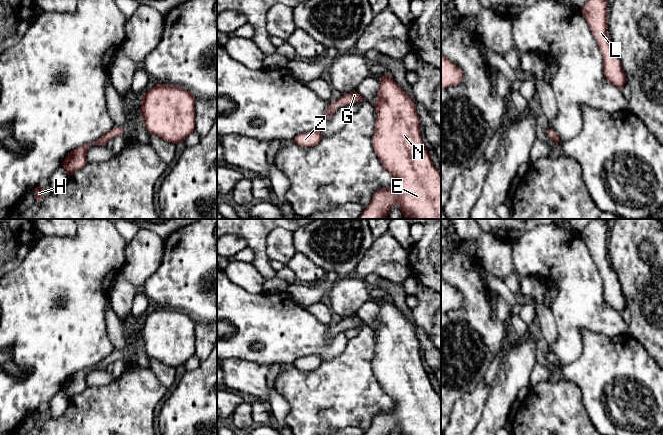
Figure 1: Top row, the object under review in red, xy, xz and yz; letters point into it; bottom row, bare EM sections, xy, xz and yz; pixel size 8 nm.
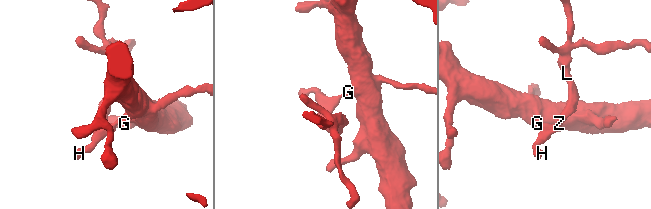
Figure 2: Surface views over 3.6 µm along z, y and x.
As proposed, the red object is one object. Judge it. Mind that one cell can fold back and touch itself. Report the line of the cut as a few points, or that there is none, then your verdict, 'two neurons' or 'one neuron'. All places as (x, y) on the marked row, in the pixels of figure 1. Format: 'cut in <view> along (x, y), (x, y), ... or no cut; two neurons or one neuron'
no cut; one neuron

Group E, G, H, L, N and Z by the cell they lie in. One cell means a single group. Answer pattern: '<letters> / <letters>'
E G H L N Z

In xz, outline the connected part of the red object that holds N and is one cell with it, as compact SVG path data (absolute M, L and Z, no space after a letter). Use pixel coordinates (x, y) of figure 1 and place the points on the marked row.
M385 75L380 77L377 102L373 105L376 121L372 146L384 169L393 176L394 184L376 191L358 219L382 219L395 205L410 219L441 219L441 174L423 143L413 99L390 75Z

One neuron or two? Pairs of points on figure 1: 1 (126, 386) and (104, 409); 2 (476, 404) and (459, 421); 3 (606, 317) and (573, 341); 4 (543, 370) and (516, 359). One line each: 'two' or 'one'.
1: one
2: one
3: one
4: two

